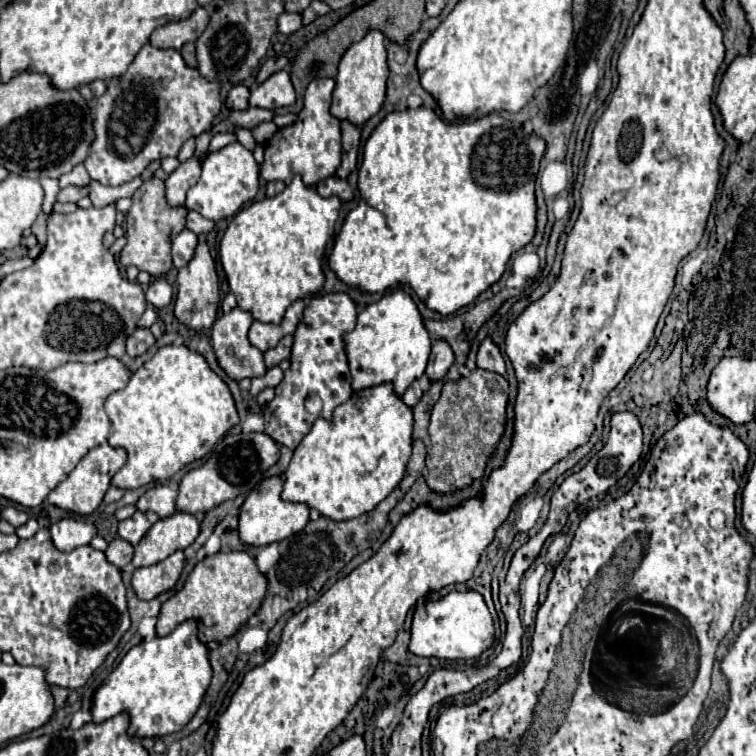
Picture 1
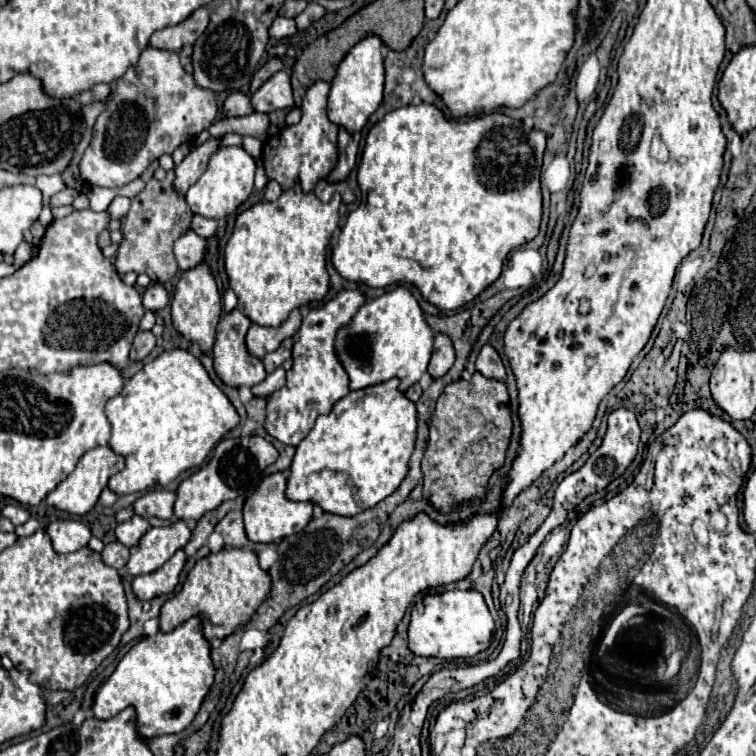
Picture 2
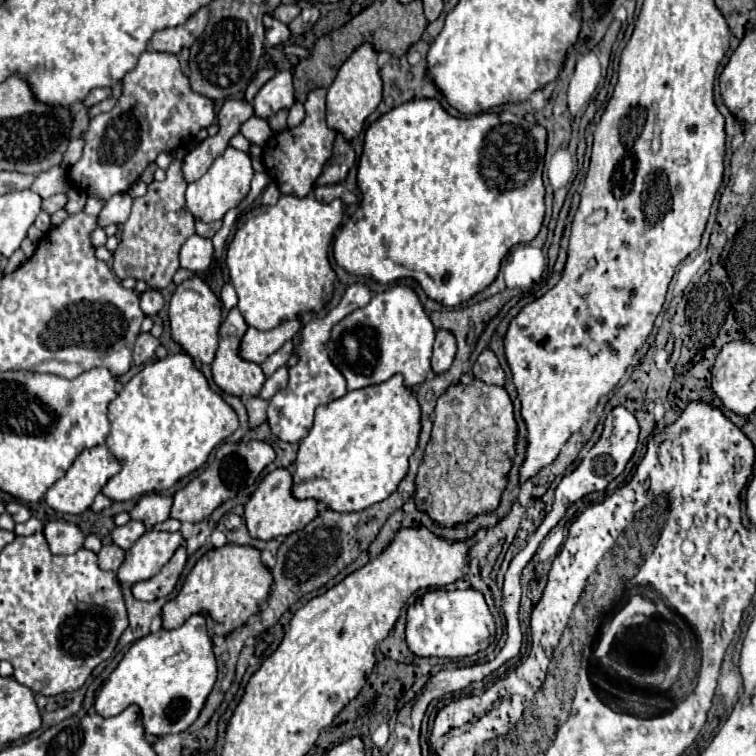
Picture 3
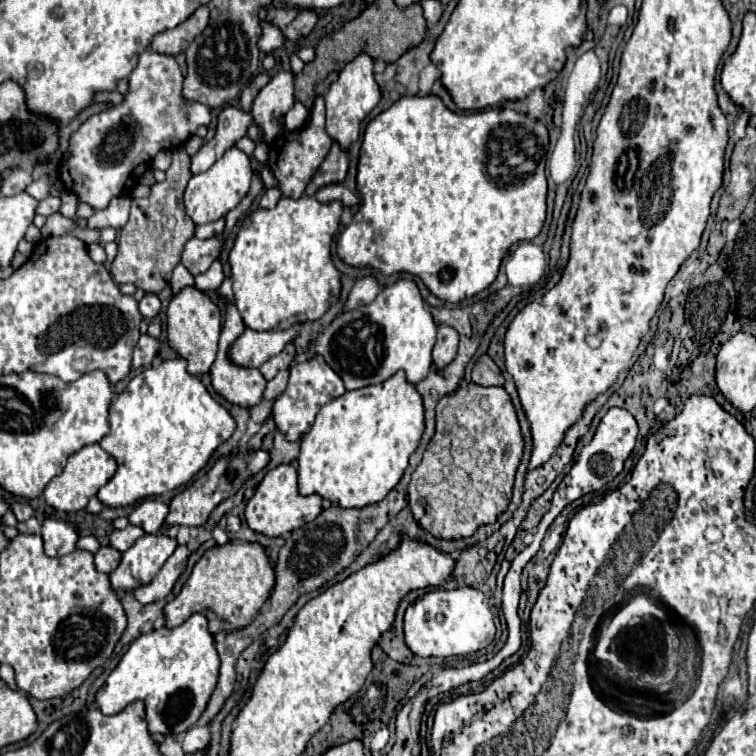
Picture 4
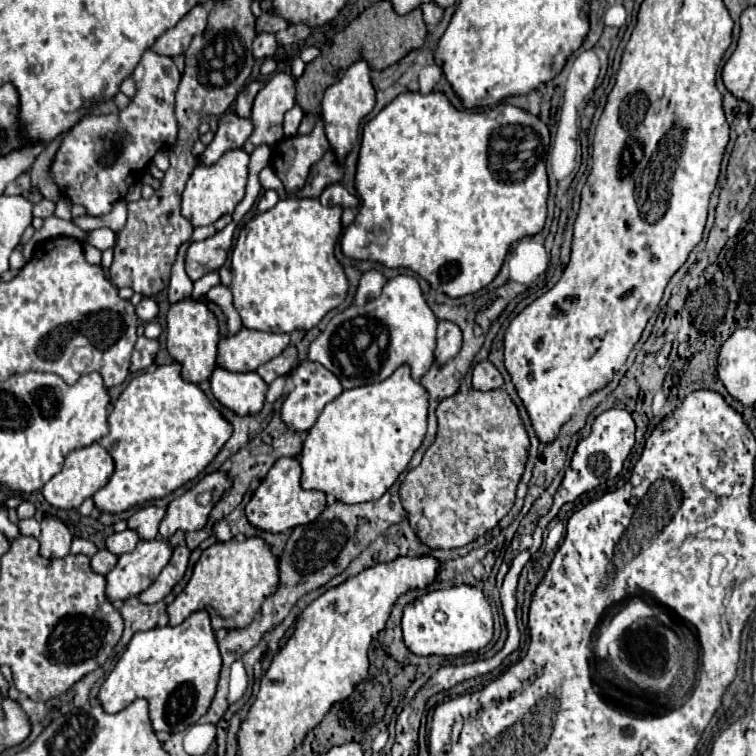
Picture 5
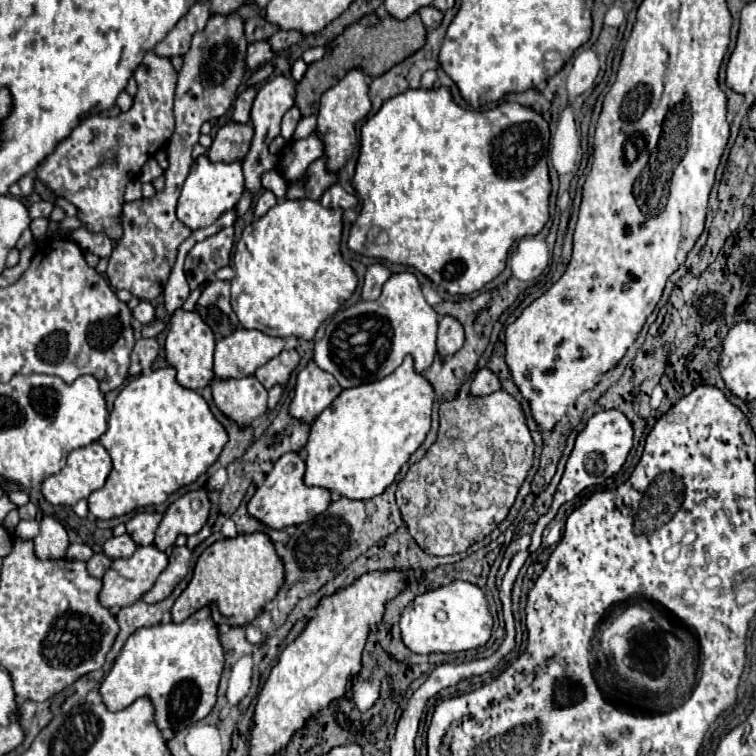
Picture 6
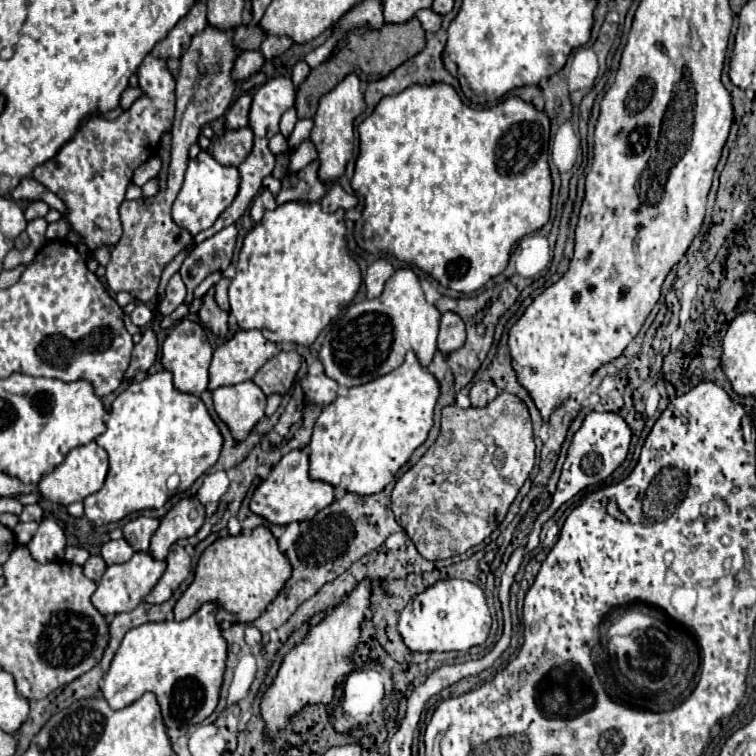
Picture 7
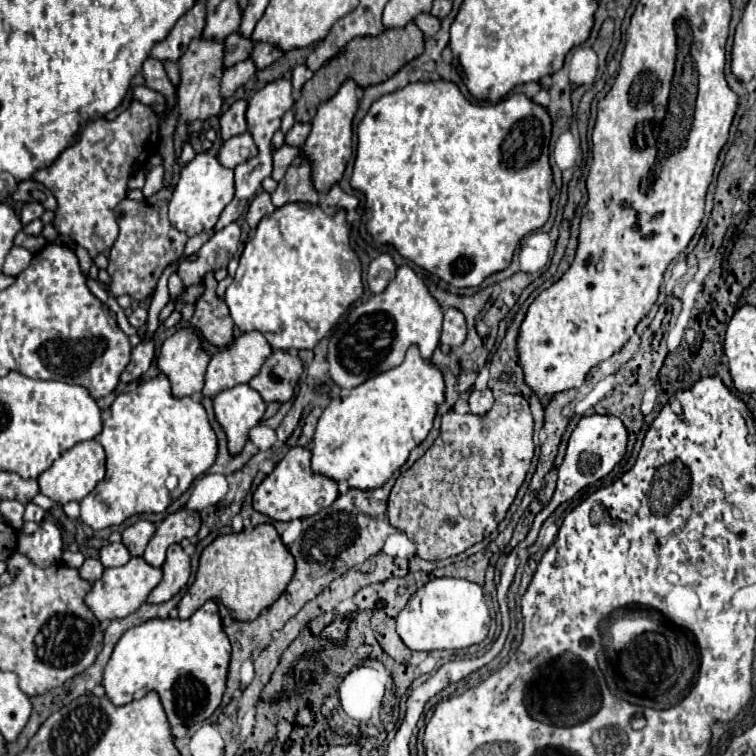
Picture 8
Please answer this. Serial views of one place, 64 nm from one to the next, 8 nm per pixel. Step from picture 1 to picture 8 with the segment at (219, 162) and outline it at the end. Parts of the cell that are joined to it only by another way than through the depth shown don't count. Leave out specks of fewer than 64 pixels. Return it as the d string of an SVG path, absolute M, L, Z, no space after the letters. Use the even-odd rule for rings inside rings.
M208 152L196 154L194 160L190 160L180 170L180 178L176 182L176 188L168 204L170 224L172 228L184 232L186 236L194 236L202 230L210 230L216 226L220 212L232 200L232 196L234 196L234 172L230 168L224 168L218 162L218 158Z

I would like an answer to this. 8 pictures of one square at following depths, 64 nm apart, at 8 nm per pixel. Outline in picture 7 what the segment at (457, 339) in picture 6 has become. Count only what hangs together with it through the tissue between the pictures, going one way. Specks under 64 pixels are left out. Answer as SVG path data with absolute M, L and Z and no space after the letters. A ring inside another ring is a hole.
M444 312L440 322L440 336L438 336L438 350L442 354L450 354L458 350L466 342L464 322L456 312Z

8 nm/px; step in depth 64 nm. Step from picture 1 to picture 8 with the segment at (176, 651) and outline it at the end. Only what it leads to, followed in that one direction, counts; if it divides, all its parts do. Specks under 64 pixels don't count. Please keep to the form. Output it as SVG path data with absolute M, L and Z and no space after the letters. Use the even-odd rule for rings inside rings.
M208 600L190 618L156 618L130 628L116 644L106 670L106 696L116 704L140 700L150 690L160 694L172 726L192 726L204 722L220 706L230 664L230 640L222 628L218 604Z

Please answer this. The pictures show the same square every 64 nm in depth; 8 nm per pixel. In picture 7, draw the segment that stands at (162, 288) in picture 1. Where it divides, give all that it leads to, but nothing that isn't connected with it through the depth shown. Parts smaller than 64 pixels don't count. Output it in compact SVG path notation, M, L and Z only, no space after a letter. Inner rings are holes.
M138 302L136 308L134 308L134 312L130 314L130 318L132 318L132 324L144 328L144 326L148 326L152 322L152 310L146 304Z

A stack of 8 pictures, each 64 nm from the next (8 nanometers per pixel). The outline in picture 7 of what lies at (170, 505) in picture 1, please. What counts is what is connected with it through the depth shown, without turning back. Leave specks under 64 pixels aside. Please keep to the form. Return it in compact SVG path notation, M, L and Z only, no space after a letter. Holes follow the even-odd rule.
M138 516L136 520L130 520L122 532L124 532L124 540L128 540L128 544L134 548L134 552L146 552L150 546L150 538L158 528L158 520L156 518L146 518L146 516Z

